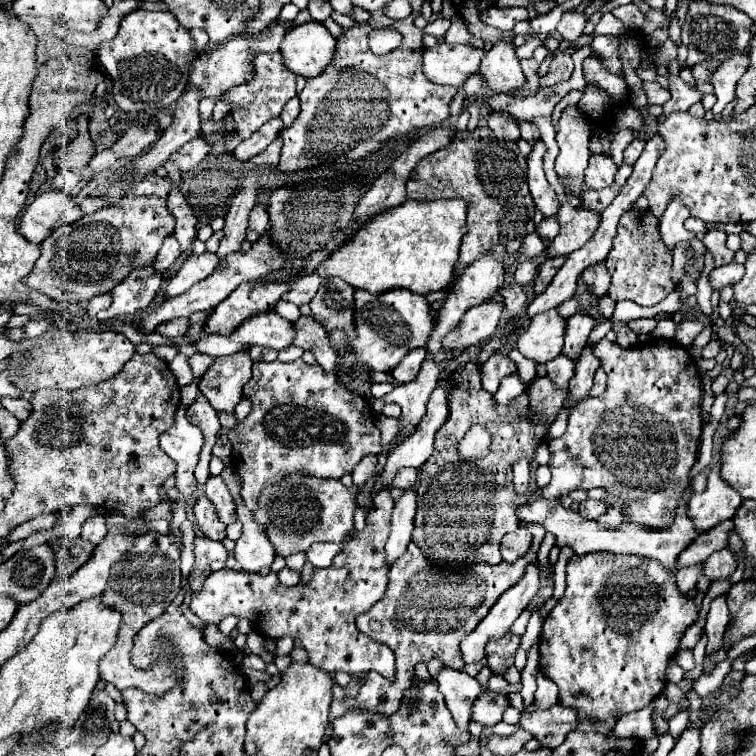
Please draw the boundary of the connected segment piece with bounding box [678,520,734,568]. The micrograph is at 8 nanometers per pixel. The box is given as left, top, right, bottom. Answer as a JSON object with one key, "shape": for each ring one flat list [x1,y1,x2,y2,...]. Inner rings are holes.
{"shape":[[726,520,726,522,718,524,718,528,712,528,712,532,704,532,702,536,698,536,694,540,694,544,690,544,690,548,686,548,686,552,682,552,682,556,678,556,678,568,704,562,712,552,726,548,728,532,732,532,732,530,734,530,734,522]]}

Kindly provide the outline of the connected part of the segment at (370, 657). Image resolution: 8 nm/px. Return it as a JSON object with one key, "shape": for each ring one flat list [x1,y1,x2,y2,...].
{"shape":[[388,490,378,492,374,508,366,514,366,528,358,532,342,550,334,556,330,568,314,568,314,576,304,586,284,588,276,574,250,574,222,568,212,572,202,592,192,596,190,610,208,624,218,624,226,616,246,618,254,632,278,640,292,636,298,640,308,656,310,664,328,674,342,670,350,676,378,672,386,680,394,680,394,652,386,644,378,644,370,636,358,632,354,620,358,614,368,612,386,592,388,568,384,564,384,542,390,532,394,500]]}

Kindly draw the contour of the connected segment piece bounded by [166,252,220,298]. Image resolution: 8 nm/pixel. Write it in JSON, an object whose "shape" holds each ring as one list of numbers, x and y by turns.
{"shape":[[204,252,200,256,188,256,182,264,182,268,170,278,168,282,168,290,166,296,180,296,182,292,186,292,188,288,192,288,196,282,204,280,206,276,210,276,216,266,218,266,218,256,212,252]]}

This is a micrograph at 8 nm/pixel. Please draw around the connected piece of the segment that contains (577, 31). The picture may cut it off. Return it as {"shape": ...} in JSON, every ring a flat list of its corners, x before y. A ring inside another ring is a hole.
{"shape":[[562,14,562,20,558,22,558,32,564,40,578,40,584,32,586,26,586,16,584,14]]}

